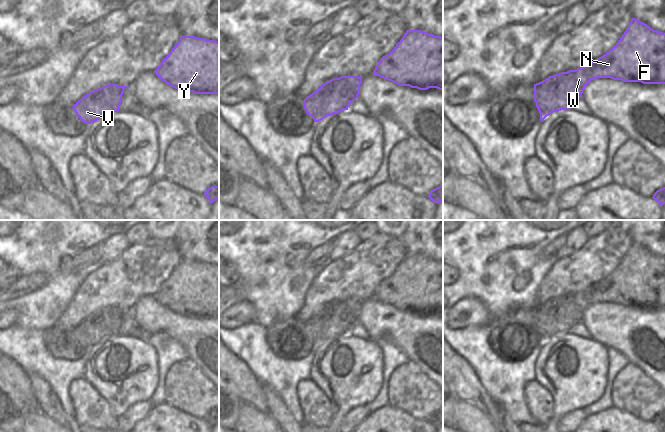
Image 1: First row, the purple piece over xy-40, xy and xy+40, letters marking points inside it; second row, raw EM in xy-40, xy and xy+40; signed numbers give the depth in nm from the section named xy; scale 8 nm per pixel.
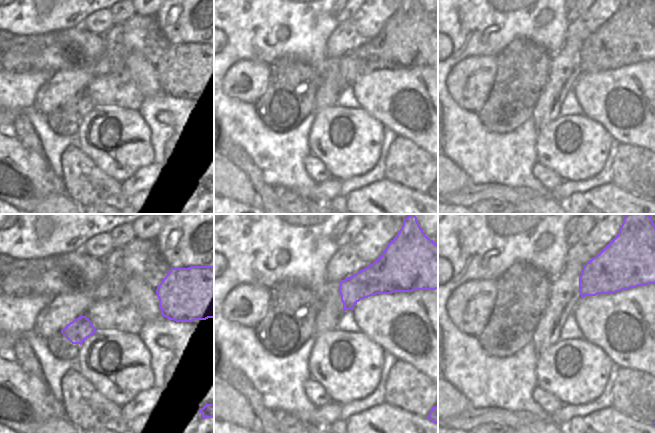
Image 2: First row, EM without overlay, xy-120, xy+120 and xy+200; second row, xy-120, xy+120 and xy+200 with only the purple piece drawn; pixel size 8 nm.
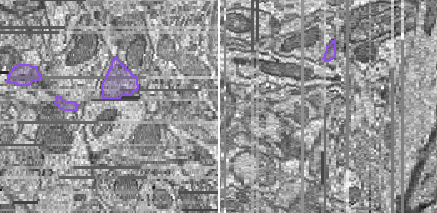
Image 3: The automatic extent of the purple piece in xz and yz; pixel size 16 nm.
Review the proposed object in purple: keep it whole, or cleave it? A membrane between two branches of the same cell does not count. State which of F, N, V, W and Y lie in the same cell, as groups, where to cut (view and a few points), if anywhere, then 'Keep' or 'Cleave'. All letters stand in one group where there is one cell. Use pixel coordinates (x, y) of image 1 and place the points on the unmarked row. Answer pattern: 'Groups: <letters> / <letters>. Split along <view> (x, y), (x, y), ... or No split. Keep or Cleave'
Groups: F N V W Y. No split. Keep.

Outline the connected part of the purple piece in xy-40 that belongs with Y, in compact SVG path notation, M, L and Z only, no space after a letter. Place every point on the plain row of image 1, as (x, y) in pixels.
M181 260L154 297L183 316L219 318L219 266Z

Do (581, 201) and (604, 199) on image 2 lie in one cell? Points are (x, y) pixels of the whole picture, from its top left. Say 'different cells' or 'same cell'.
same cell

